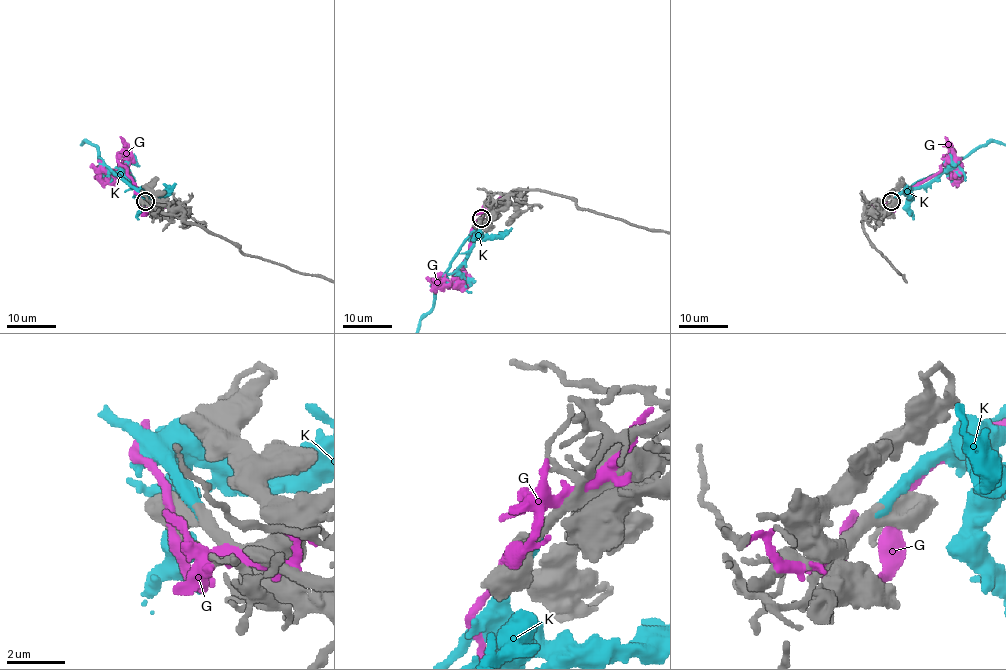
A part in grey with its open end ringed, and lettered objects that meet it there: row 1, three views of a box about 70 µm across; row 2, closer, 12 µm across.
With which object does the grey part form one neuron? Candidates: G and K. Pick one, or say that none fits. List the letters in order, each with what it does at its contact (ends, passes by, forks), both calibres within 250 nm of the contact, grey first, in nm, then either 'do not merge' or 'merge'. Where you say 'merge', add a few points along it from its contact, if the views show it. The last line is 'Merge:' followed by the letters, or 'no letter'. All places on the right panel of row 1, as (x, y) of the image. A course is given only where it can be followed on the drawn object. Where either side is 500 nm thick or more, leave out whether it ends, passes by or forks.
G: calibres 500 and 300 nm; do not merge
K: it ends; calibres 400 and 480 nm; merge
Merge: K

